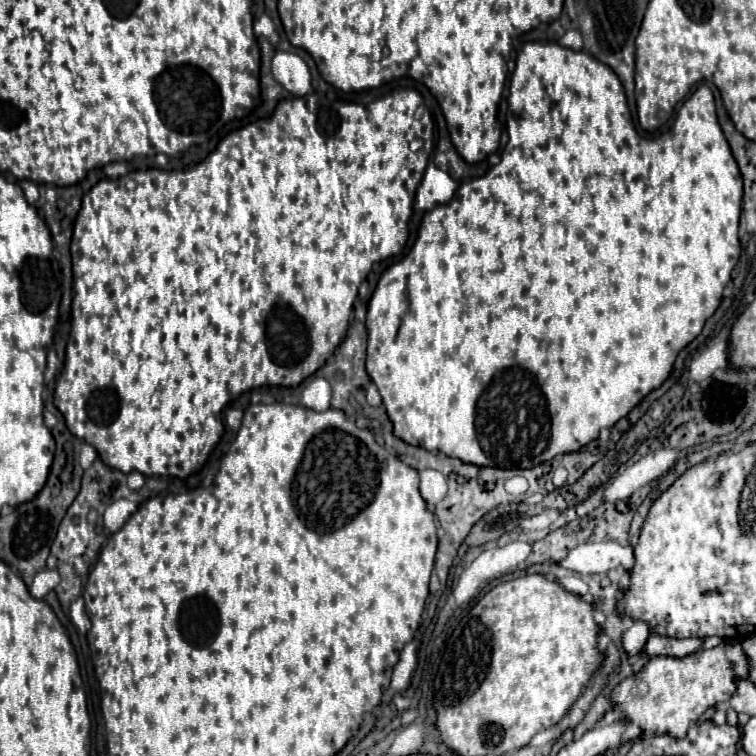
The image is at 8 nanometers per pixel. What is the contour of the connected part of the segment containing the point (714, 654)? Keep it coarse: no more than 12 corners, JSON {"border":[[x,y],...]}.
{"border":[[740,642],[654,656],[612,700],[642,732],[686,736],[726,702],[750,660]]}

